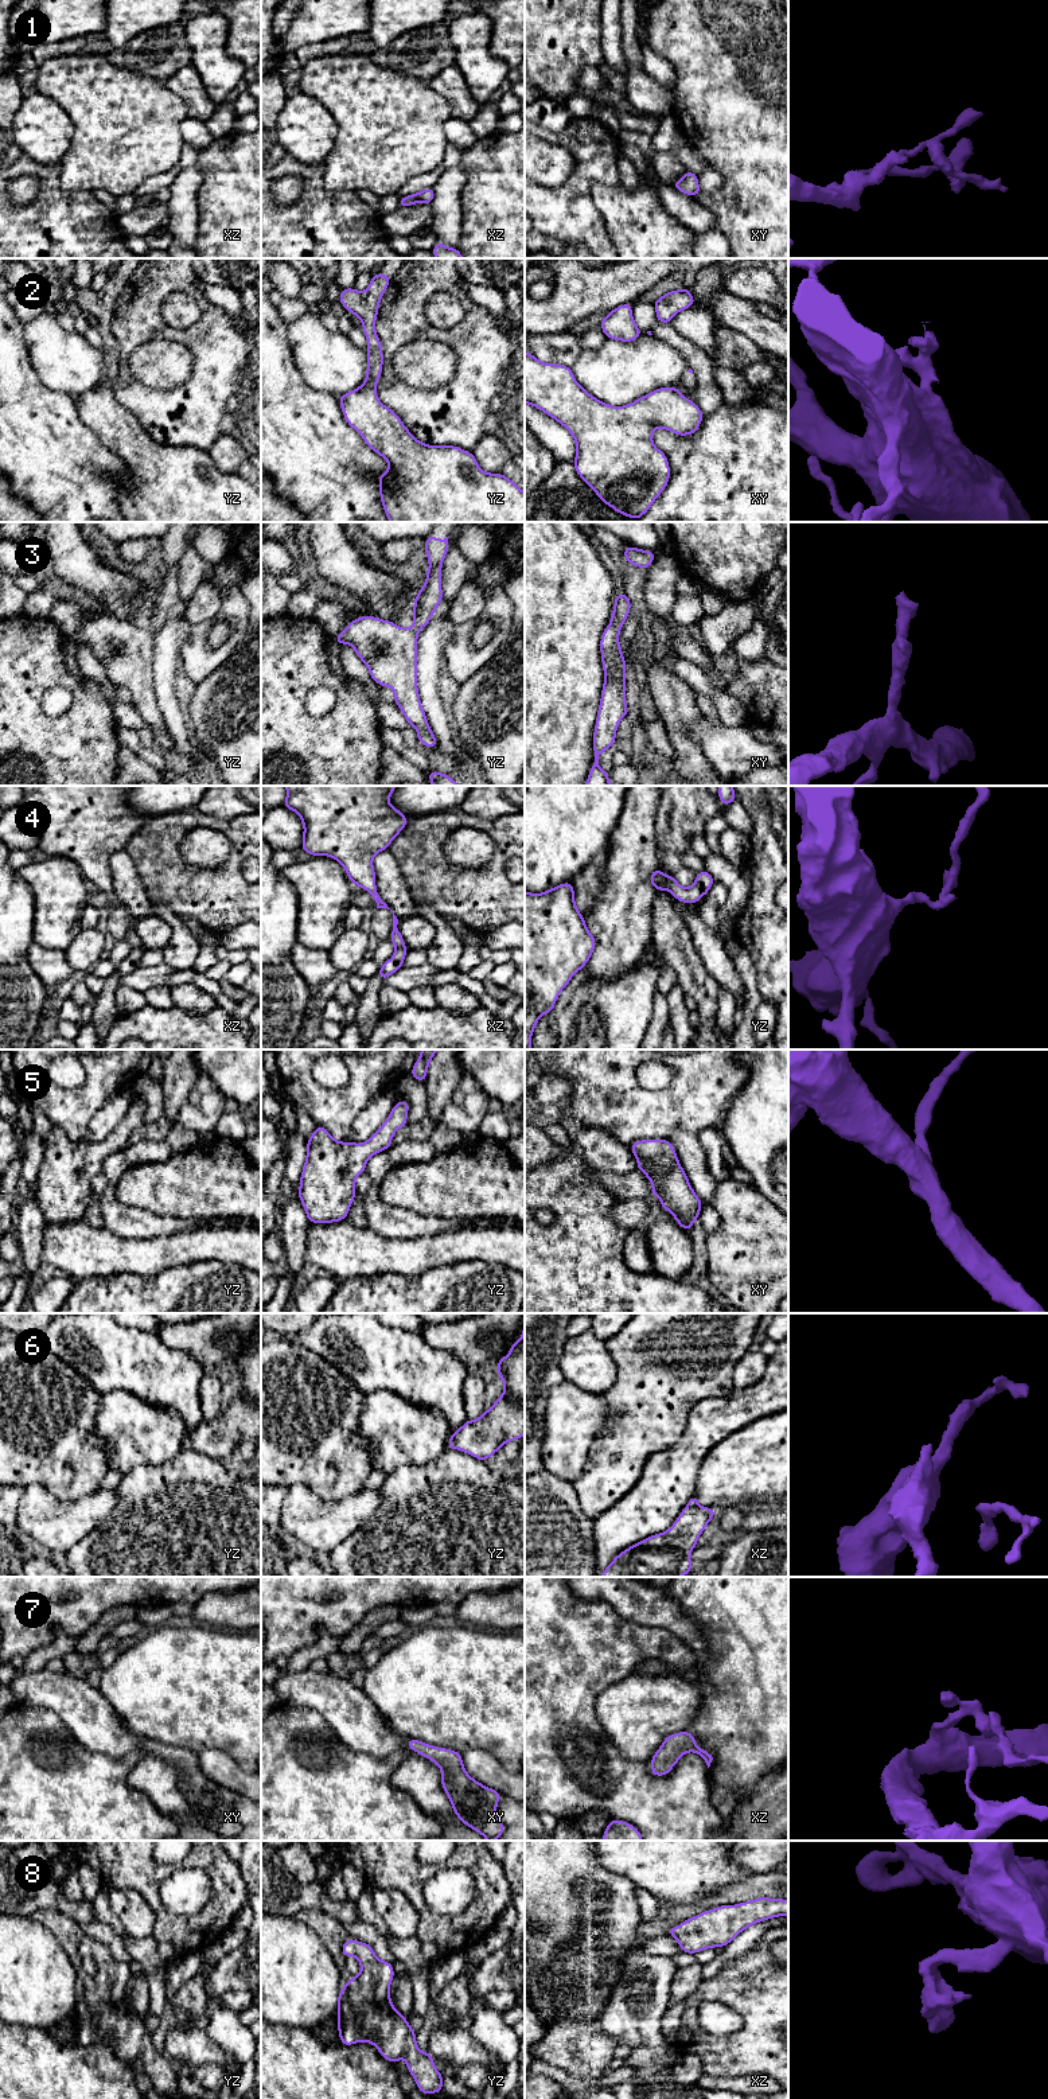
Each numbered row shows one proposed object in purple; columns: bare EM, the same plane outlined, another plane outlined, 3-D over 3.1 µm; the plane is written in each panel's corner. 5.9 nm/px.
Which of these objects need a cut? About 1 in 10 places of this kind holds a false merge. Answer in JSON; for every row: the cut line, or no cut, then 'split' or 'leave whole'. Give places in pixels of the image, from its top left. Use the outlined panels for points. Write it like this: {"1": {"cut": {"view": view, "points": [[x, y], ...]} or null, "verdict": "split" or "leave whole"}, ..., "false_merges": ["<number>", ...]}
{"1": {"cut": null, "verdict": "leave whole"}, "2": {"cut": null, "verdict": "leave whole"}, "3": {"cut": null, "verdict": "leave whole"}, "4": {"cut": null, "verdict": "leave whole"}, "5": {"cut": null, "verdict": "leave whole"}, "6": {"cut": null, "verdict": "leave whole"}, "7": {"cut": null, "verdict": "leave whole"}, "8": {"cut": null, "verdict": "leave whole"}, "false_merges": []}

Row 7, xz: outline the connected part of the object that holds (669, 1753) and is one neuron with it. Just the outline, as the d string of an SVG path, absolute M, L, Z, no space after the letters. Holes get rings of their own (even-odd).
M683 1730L665 1737L661 1748L651 1757L651 1773L654 1776L667 1775L671 1772L681 1756L687 1752L696 1752L705 1760L708 1768L710 1767L713 1760L712 1755L696 1744L693 1734Z

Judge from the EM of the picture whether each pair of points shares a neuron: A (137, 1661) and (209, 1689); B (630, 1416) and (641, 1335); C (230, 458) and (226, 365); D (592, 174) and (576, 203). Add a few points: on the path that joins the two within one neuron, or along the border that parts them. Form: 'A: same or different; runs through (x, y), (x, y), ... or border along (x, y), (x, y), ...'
A: same; runs through (155, 1678), (163, 1686), (191, 1689)
B: same; runs through (638, 1395), (638, 1355)
C: different; border along (219, 432), (209, 452)
D: same; runs through (584, 182), (568, 199)

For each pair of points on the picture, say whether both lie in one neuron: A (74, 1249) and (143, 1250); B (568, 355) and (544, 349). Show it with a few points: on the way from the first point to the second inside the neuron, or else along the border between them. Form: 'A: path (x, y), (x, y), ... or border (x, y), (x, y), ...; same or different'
A: path (92, 1250), (125, 1250); same
B: path (563, 353), (549, 349); same

